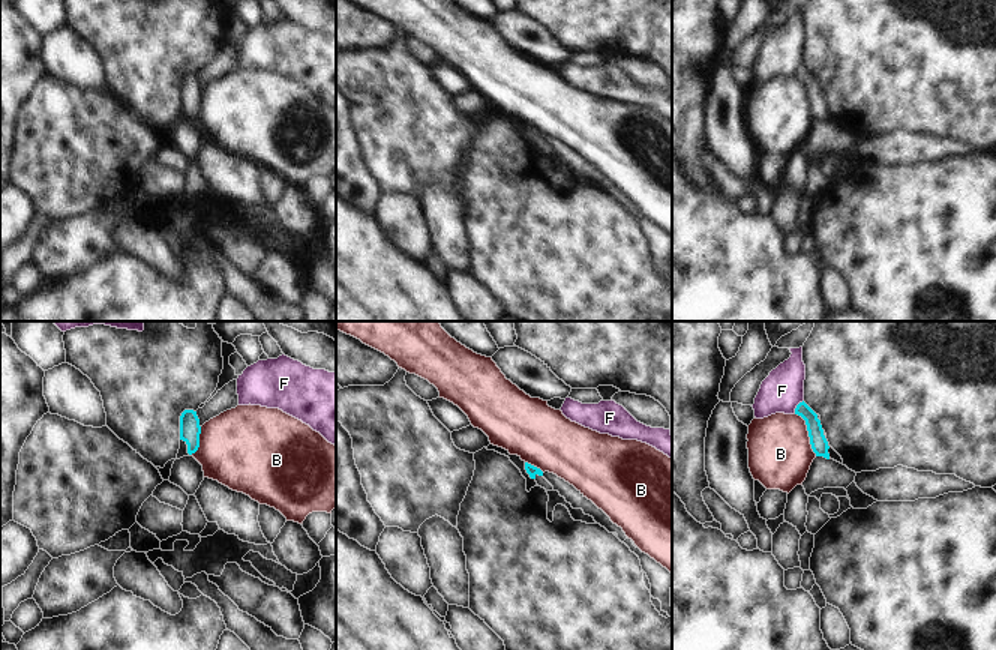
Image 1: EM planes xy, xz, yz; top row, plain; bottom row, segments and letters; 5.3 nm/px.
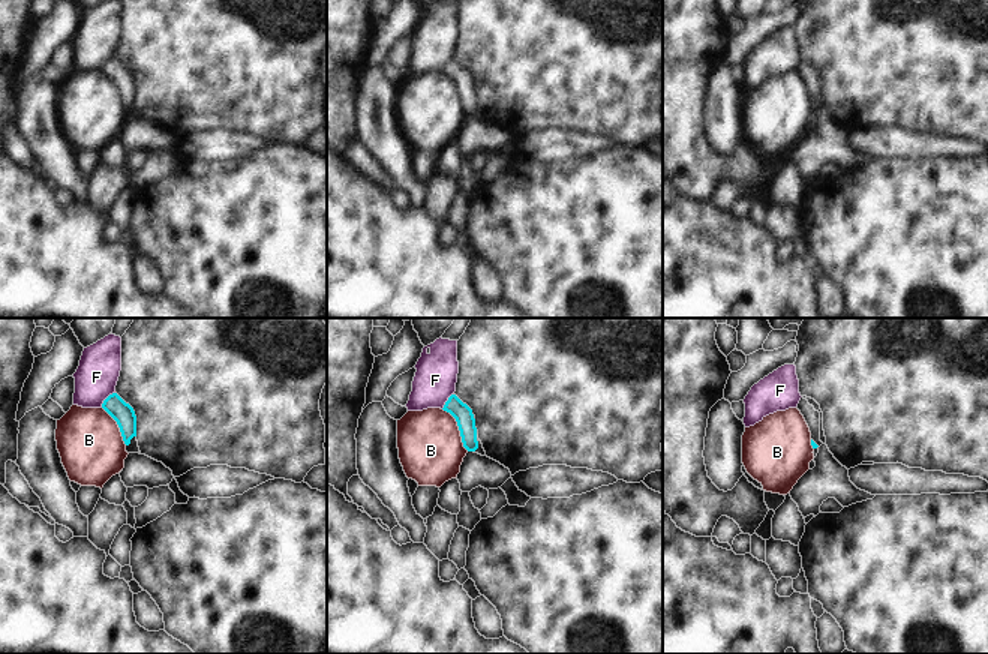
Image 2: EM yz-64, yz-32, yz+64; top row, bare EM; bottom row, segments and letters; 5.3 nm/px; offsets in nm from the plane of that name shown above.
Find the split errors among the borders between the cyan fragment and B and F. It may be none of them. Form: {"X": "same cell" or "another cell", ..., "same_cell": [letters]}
{"B": "another cell", "F": "another cell", "same_cell": []}

